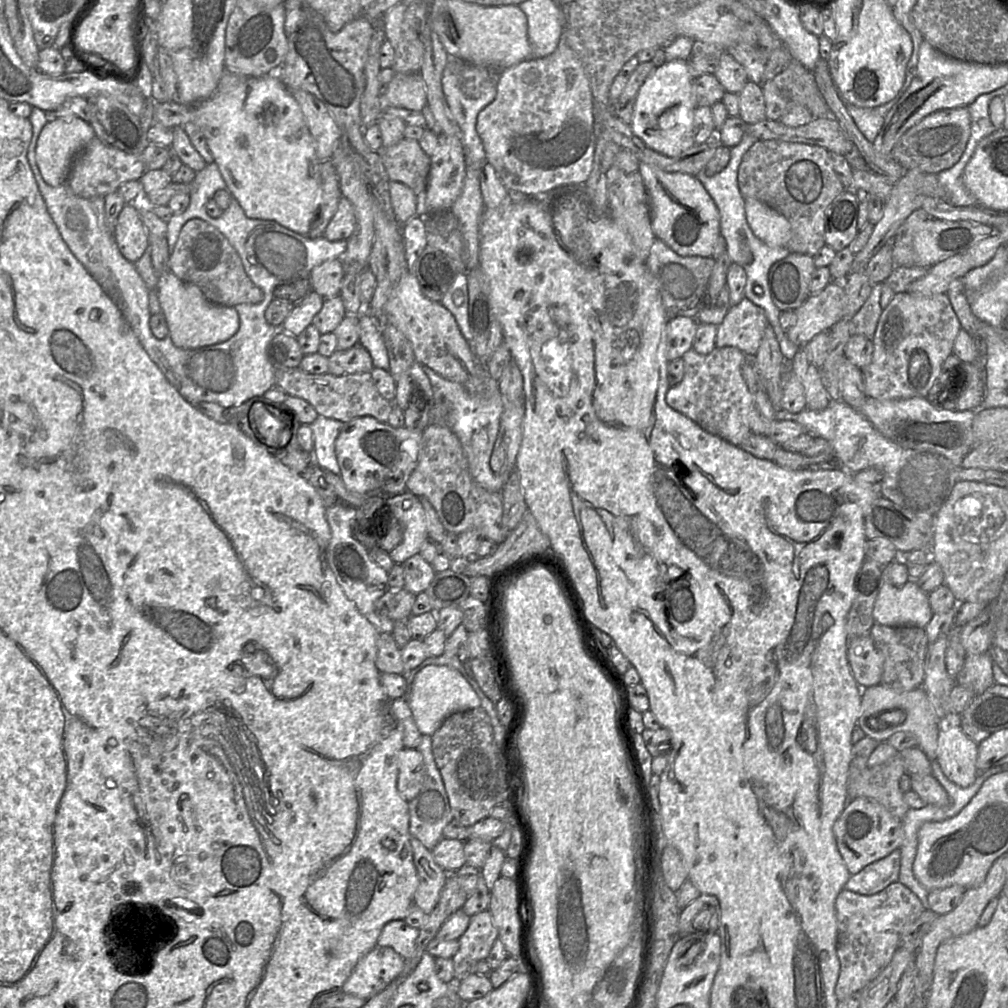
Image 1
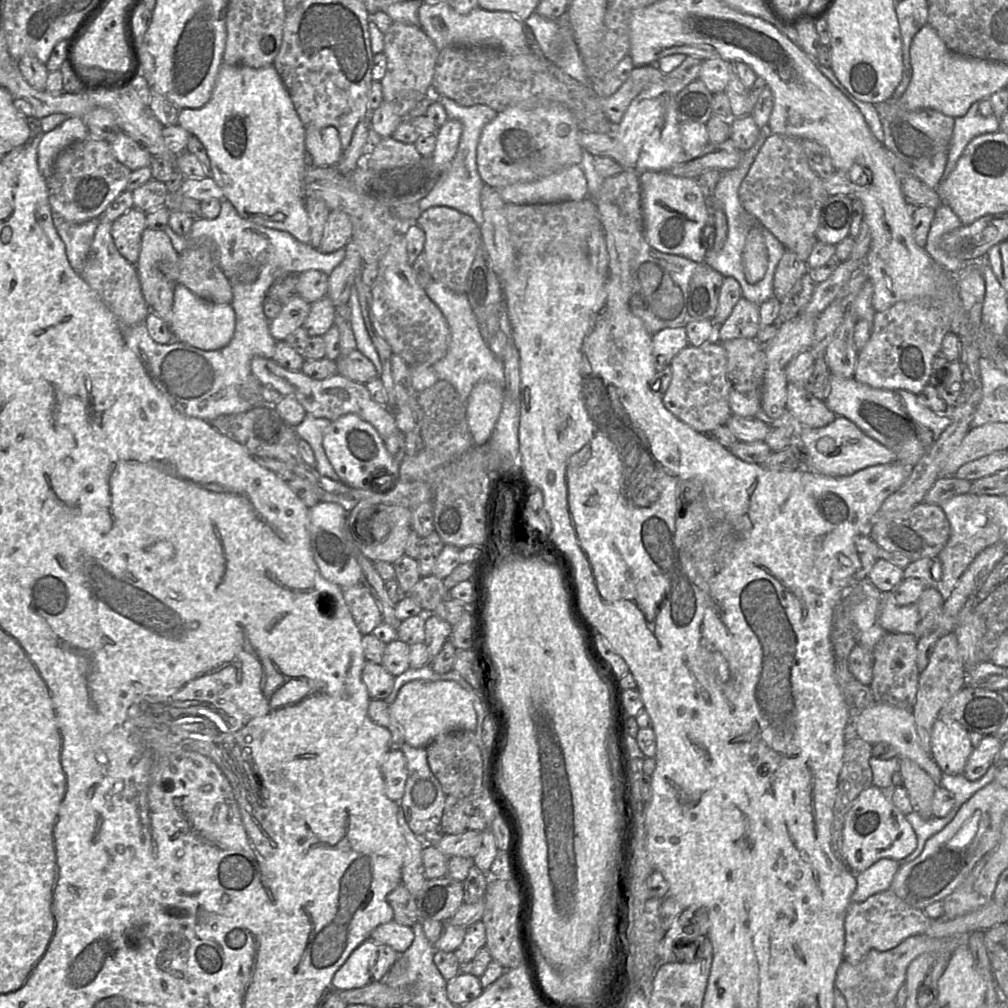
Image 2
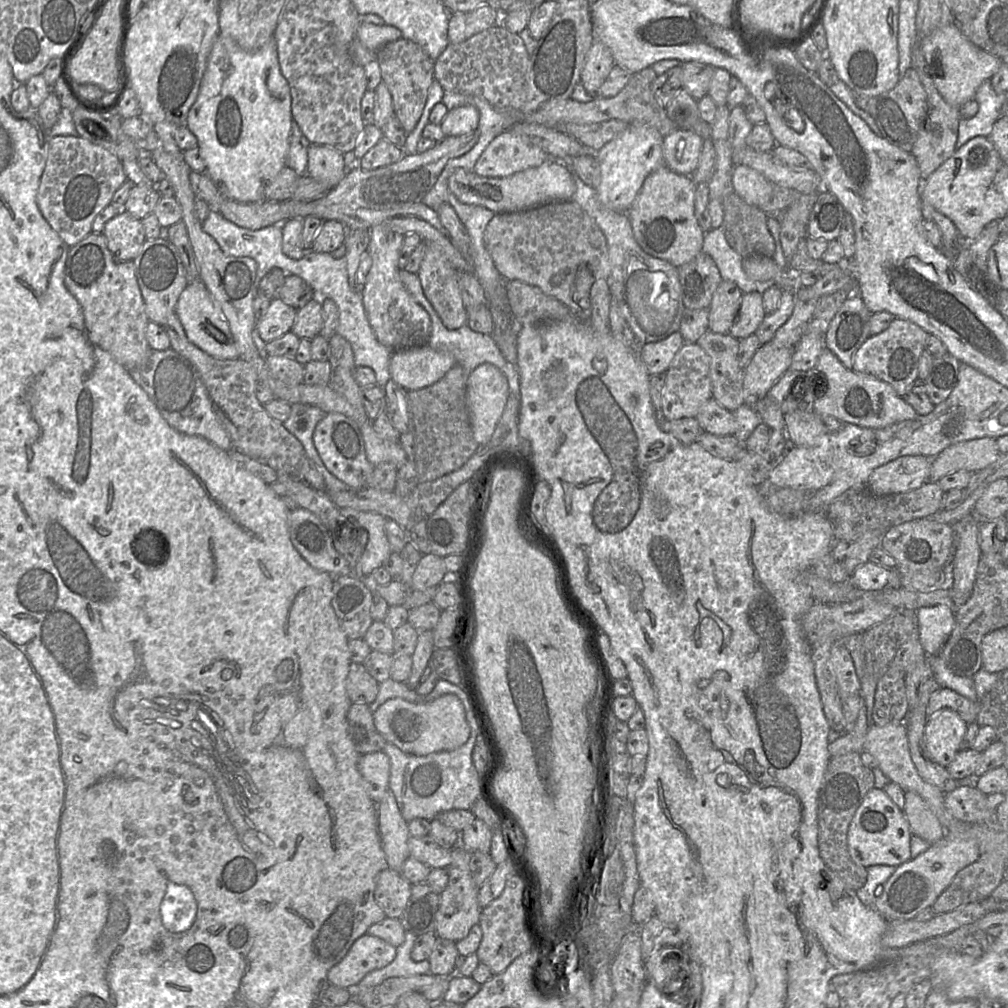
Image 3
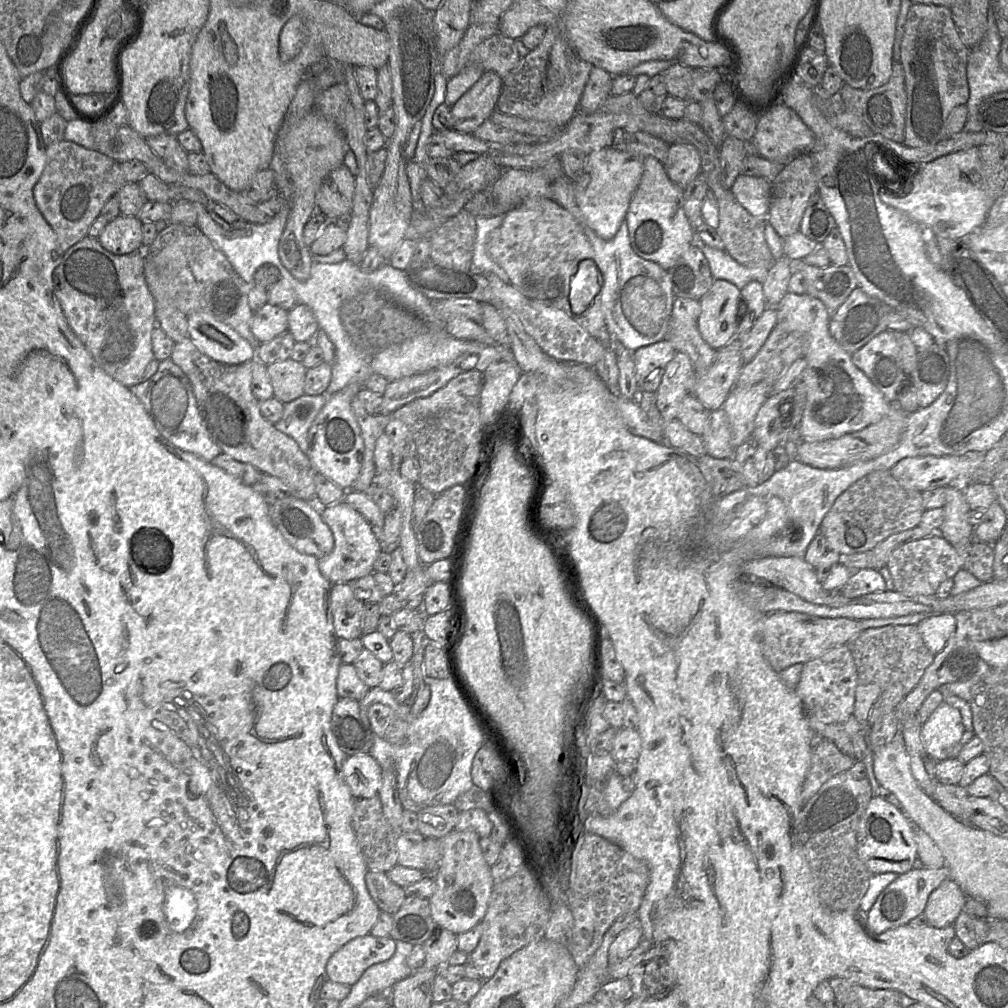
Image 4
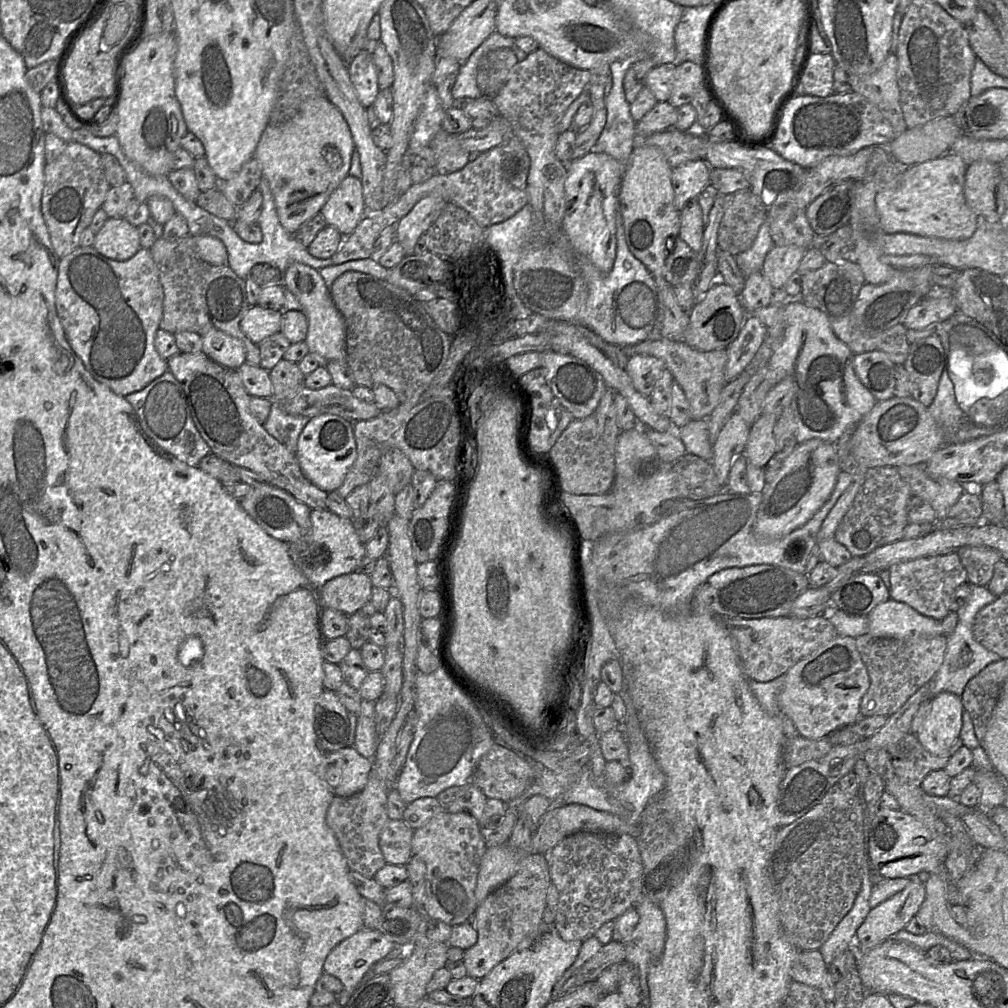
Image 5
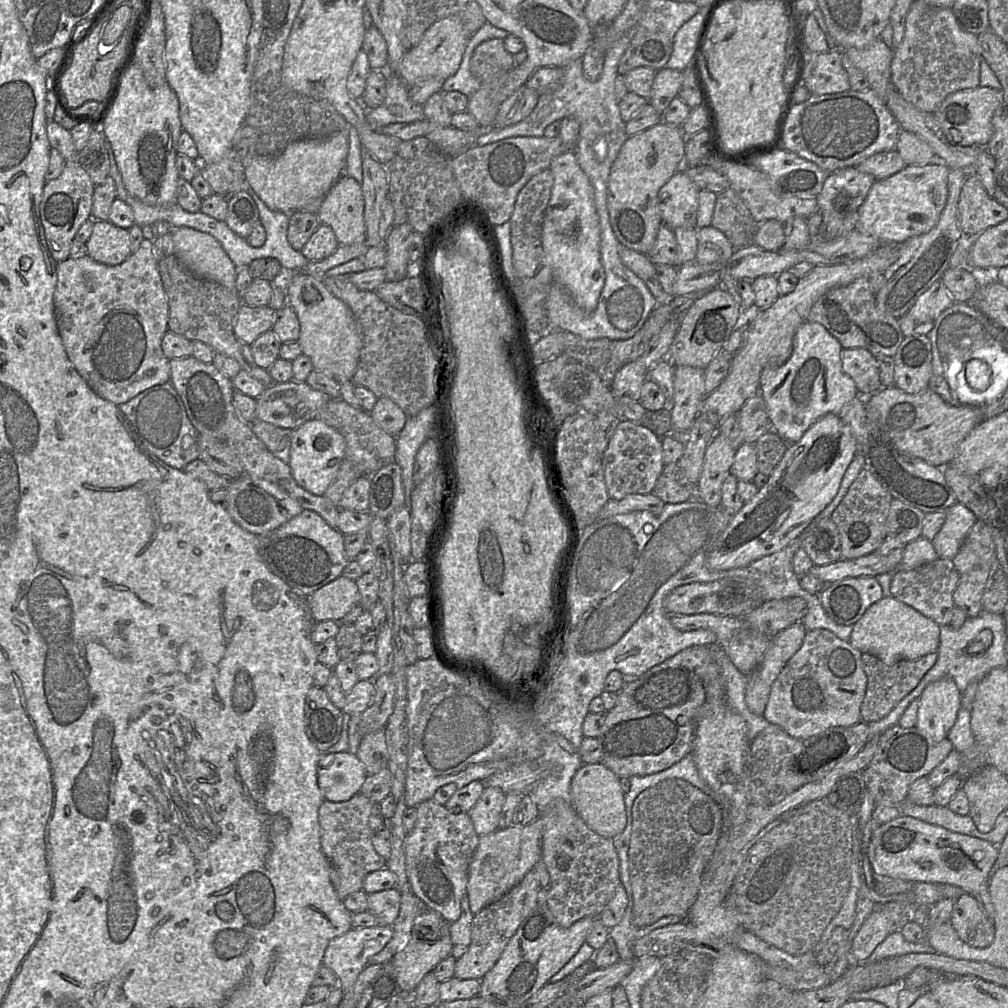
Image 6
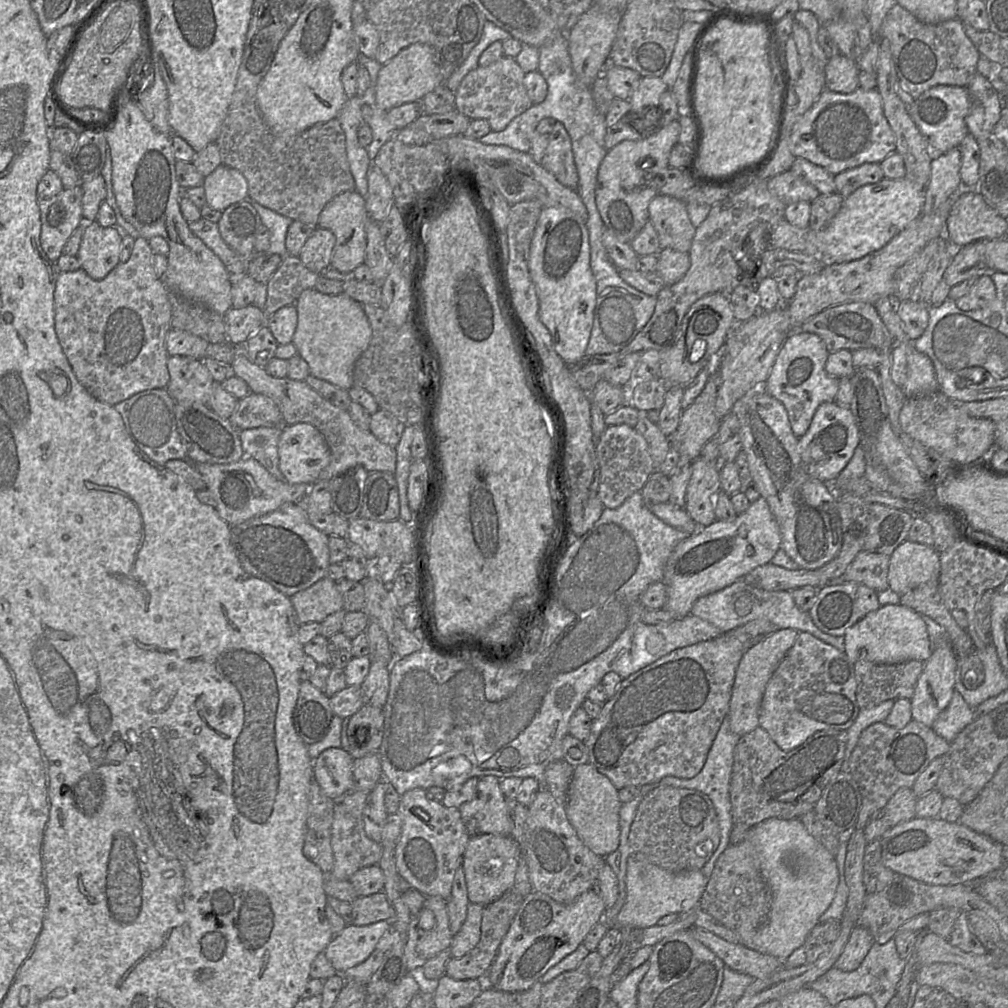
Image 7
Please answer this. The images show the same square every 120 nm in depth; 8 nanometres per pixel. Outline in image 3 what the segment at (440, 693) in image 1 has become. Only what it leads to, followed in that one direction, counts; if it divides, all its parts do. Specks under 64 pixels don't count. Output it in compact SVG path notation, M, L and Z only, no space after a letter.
M445 694L428 702L409 702L403 698L392 698L374 712L373 719L376 729L386 742L418 756L457 749L465 744L470 736L464 706L454 694Z

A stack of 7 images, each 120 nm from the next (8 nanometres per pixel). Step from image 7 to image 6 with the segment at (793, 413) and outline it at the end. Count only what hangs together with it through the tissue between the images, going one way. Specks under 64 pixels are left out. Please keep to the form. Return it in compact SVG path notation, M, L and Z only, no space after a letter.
M805 321L794 336L788 359L778 368L764 368L760 375L760 394L766 404L772 429L787 443L793 444L821 417L828 413L839 415L843 407L859 392L854 381L842 369L842 346L819 323Z

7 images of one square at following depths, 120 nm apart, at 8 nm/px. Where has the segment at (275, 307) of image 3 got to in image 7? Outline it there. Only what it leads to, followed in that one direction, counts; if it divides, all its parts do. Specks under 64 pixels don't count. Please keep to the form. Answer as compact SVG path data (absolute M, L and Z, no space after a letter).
M252 304L230 308L223 315L223 320L228 343L234 346L244 346L247 339L266 323L262 309Z

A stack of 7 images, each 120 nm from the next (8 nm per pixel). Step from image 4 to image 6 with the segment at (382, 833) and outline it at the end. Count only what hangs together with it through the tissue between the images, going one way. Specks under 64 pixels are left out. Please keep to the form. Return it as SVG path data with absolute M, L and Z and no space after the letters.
M361 793L343 802L324 800L318 811L322 850L328 860L337 867L340 876L336 892L340 900L351 893L362 890L365 877L386 867L371 841L369 821L379 804L373 803Z

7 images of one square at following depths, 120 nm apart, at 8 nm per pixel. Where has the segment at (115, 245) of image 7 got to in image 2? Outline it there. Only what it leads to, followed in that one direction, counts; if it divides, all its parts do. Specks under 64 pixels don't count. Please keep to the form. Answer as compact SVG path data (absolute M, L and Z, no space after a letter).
M132 207L112 223L112 237L119 253L136 264L141 251L142 234L147 228L146 214Z

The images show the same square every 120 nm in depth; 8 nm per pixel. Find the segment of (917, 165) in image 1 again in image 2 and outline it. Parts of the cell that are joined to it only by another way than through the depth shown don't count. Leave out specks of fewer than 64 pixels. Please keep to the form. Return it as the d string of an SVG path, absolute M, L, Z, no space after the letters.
M891 97L875 104L884 131L884 146L912 167L919 165L939 152L947 152L953 135L954 119L934 109L907 110L900 104L900 99Z

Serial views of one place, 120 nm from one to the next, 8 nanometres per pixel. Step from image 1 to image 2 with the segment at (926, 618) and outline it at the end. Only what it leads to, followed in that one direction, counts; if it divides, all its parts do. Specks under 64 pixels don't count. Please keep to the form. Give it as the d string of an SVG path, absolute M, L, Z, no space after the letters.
M892 591L882 592L878 621L887 633L914 634L919 622L917 604L900 606L897 604Z

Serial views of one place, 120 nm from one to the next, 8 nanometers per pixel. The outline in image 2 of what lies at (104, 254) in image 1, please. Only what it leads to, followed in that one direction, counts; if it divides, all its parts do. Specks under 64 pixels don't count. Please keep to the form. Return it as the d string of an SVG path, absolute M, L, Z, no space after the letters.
M52 213L54 225L66 247L68 260L77 274L80 274L100 218L93 218L82 223L73 223Z

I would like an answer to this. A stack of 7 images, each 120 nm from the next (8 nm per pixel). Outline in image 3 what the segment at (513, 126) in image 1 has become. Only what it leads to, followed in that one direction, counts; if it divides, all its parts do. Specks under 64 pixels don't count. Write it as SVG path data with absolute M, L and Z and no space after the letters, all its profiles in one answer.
M507 129L488 144L475 163L474 173L483 177L506 177L540 166L549 159L551 157L540 147Z

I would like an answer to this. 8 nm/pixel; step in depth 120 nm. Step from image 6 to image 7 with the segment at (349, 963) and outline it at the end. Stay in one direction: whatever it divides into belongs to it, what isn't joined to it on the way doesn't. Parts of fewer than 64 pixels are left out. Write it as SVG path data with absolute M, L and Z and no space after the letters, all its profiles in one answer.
M385 920L364 926L347 925L334 936L325 955L337 973L345 974L370 956L388 927L389 921Z

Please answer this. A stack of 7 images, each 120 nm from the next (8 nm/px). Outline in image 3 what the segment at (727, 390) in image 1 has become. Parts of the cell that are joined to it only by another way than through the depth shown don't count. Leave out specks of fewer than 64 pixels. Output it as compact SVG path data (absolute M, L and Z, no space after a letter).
M684 343L676 353L668 370L663 390L660 417L667 420L695 418L701 406L712 399L710 360L696 343Z

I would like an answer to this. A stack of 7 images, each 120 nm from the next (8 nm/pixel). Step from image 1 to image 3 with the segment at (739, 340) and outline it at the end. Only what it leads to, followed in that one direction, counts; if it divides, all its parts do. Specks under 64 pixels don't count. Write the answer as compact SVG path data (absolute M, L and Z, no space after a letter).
M761 293L743 294L729 334L738 340L747 338L755 333L766 314Z

